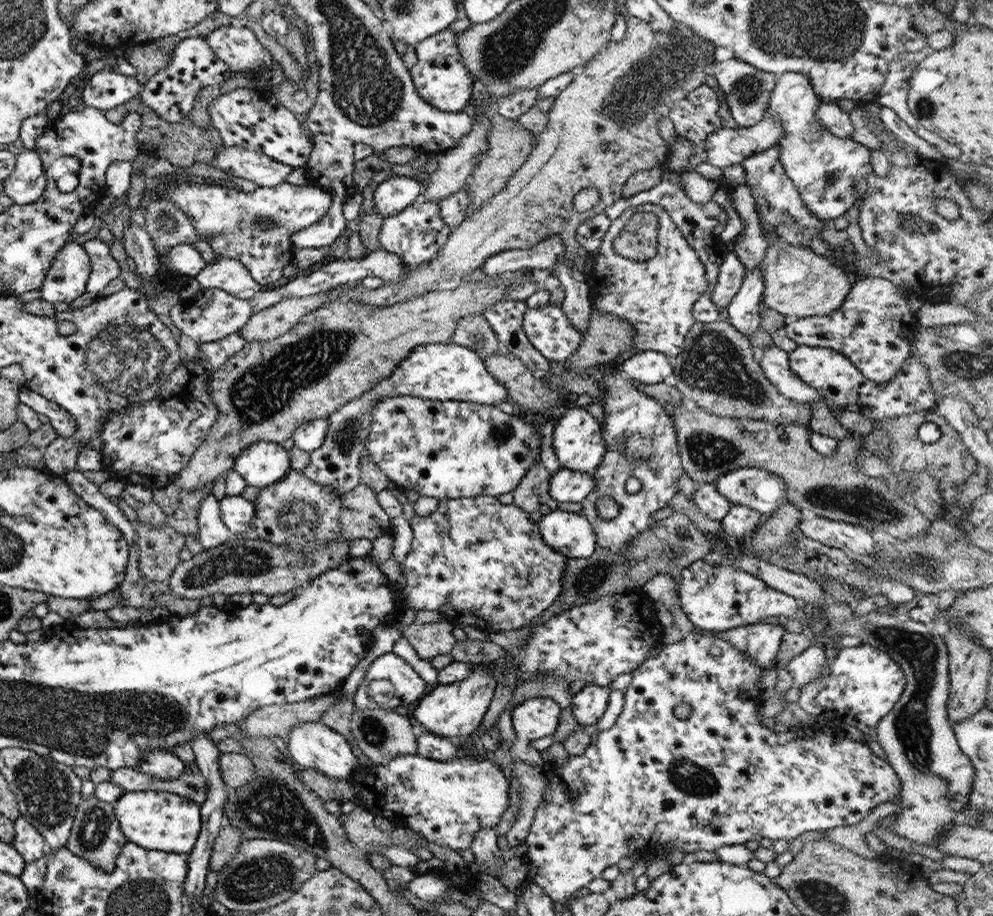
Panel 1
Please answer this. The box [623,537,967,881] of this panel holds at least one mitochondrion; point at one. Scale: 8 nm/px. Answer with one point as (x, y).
(911, 726)

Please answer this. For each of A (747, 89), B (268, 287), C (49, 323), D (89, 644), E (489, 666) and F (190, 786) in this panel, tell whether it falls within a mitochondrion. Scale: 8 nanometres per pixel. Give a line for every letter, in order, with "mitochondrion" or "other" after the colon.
A: mitochondrion
B: other
C: other
D: other
E: other
F: mitochondrion

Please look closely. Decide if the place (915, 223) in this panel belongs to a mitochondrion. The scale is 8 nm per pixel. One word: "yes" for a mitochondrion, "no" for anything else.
yes

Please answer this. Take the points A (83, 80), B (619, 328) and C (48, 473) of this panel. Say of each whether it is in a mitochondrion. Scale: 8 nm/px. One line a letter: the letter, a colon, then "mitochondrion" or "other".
A: other
B: other
C: other

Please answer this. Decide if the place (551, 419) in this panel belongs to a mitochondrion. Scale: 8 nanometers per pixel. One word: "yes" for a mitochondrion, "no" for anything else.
no

